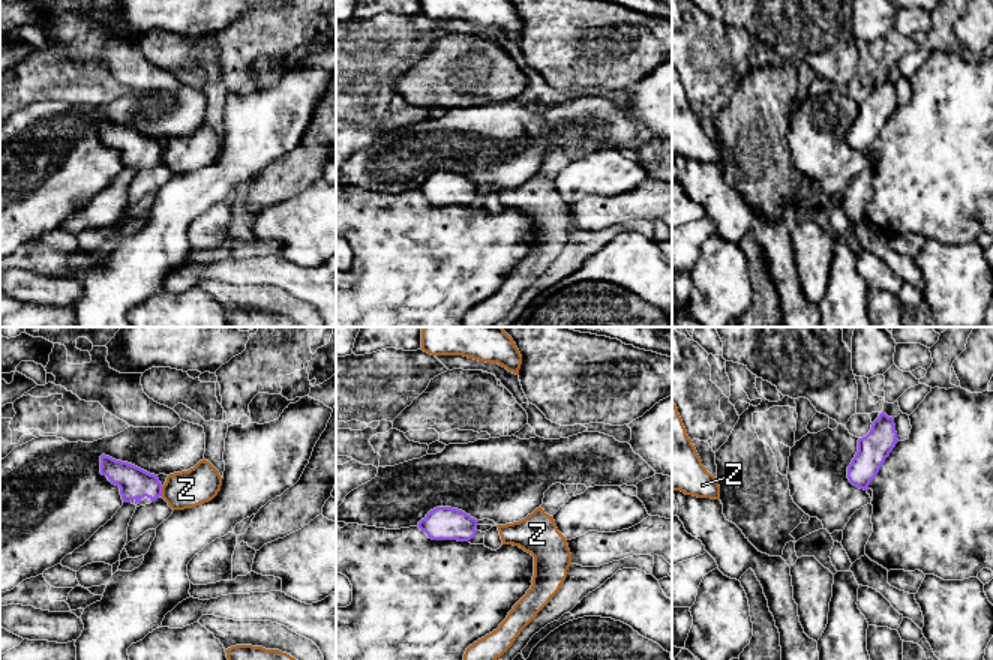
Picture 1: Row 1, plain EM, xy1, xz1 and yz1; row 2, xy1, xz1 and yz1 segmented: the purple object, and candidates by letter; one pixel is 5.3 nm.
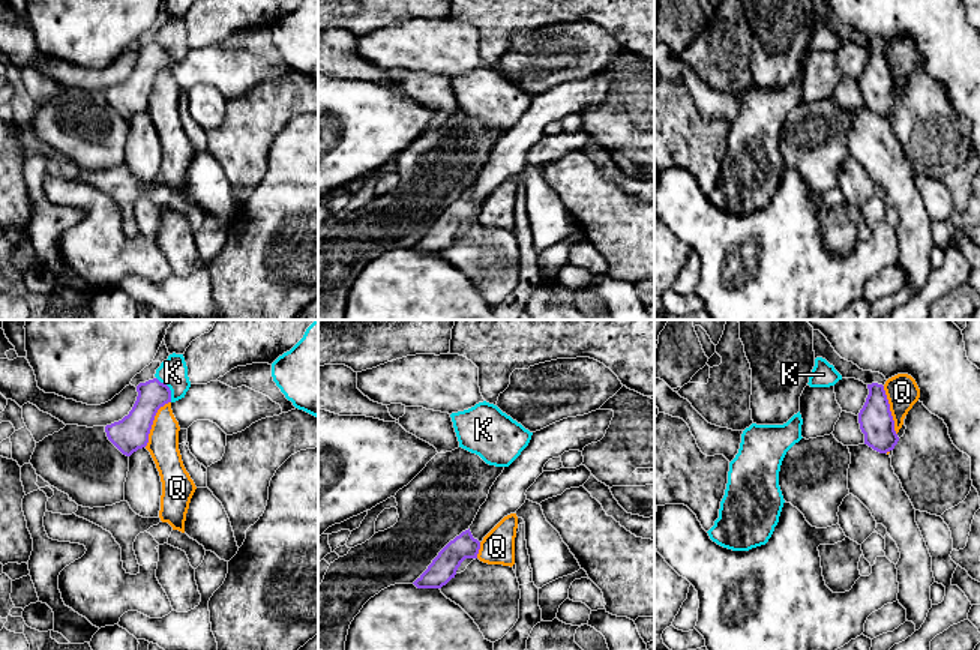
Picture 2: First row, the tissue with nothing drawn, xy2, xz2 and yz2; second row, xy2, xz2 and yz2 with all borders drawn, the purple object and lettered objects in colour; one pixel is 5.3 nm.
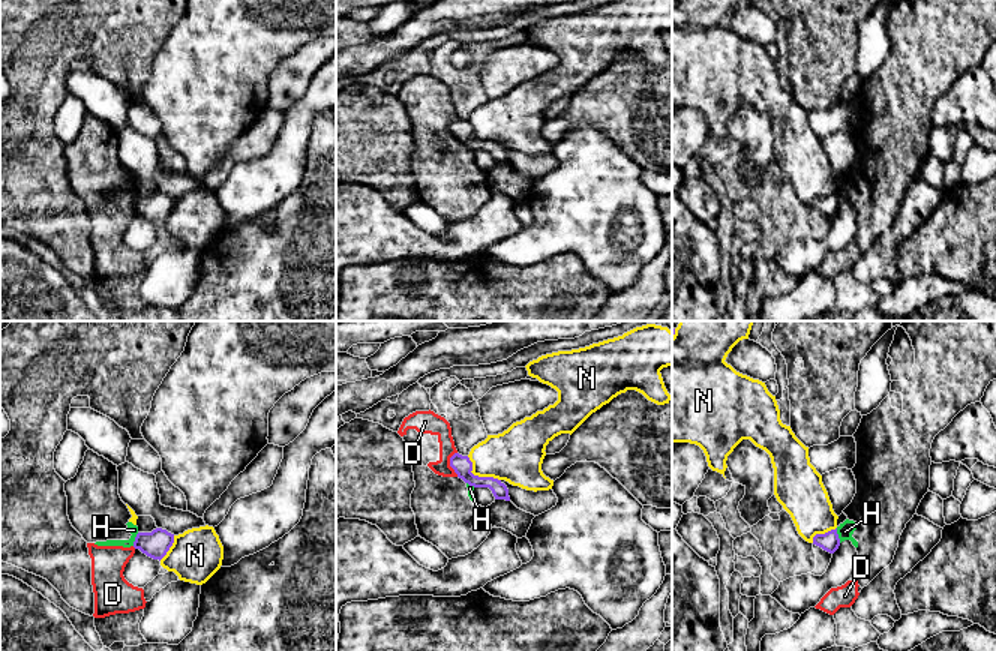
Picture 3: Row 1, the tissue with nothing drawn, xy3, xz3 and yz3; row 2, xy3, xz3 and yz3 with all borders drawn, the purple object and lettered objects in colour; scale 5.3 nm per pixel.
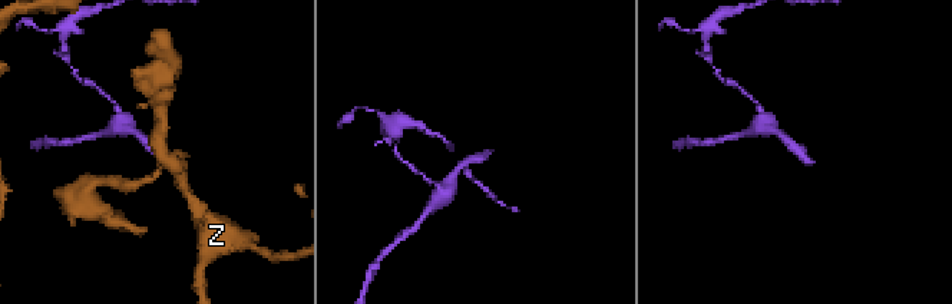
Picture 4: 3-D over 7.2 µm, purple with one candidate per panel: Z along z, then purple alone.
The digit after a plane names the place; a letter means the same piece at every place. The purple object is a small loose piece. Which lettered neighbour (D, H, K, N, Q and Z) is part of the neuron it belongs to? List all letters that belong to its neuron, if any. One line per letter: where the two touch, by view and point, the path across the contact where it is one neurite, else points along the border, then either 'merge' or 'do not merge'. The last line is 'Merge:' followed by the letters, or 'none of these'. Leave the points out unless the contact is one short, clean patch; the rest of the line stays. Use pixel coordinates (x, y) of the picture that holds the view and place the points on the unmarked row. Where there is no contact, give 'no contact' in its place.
D: contact xz3 (450, 128); border xz3 (455, 116), (450, 122), (450, 131), (458, 140); do not merge
H: contact yz3 (837, 200); border yz3 (836, 192), (840, 206); do not merge
K: contact xy2 (168, 53); border xy2 (156, 41), (168, 51), (171, 65); do not merge
N: contact xz3 (477, 140); do not merge
Q: contact xy2 (152, 86); border xy2 (170, 65), (158, 74), (149, 105), (144, 110); do not merge
Z: contact xy1 (161, 155); border xy1 (161, 150), (162, 159); do not merge
Merge: none of these

